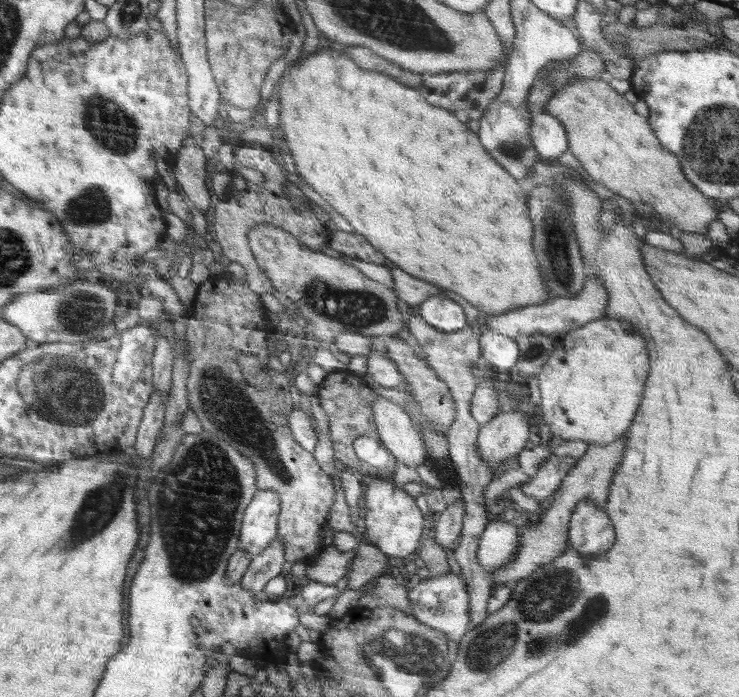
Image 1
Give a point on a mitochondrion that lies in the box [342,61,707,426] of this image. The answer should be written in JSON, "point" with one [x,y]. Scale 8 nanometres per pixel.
{"point":[557,253]}

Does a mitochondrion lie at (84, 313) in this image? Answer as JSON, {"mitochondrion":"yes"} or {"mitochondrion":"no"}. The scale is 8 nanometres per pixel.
{"mitochondrion":"yes"}

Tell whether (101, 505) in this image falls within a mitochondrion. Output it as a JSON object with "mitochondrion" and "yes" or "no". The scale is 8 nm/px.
{"mitochondrion":"yes"}

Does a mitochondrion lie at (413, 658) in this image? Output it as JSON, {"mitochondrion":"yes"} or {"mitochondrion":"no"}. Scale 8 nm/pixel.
{"mitochondrion":"yes"}

